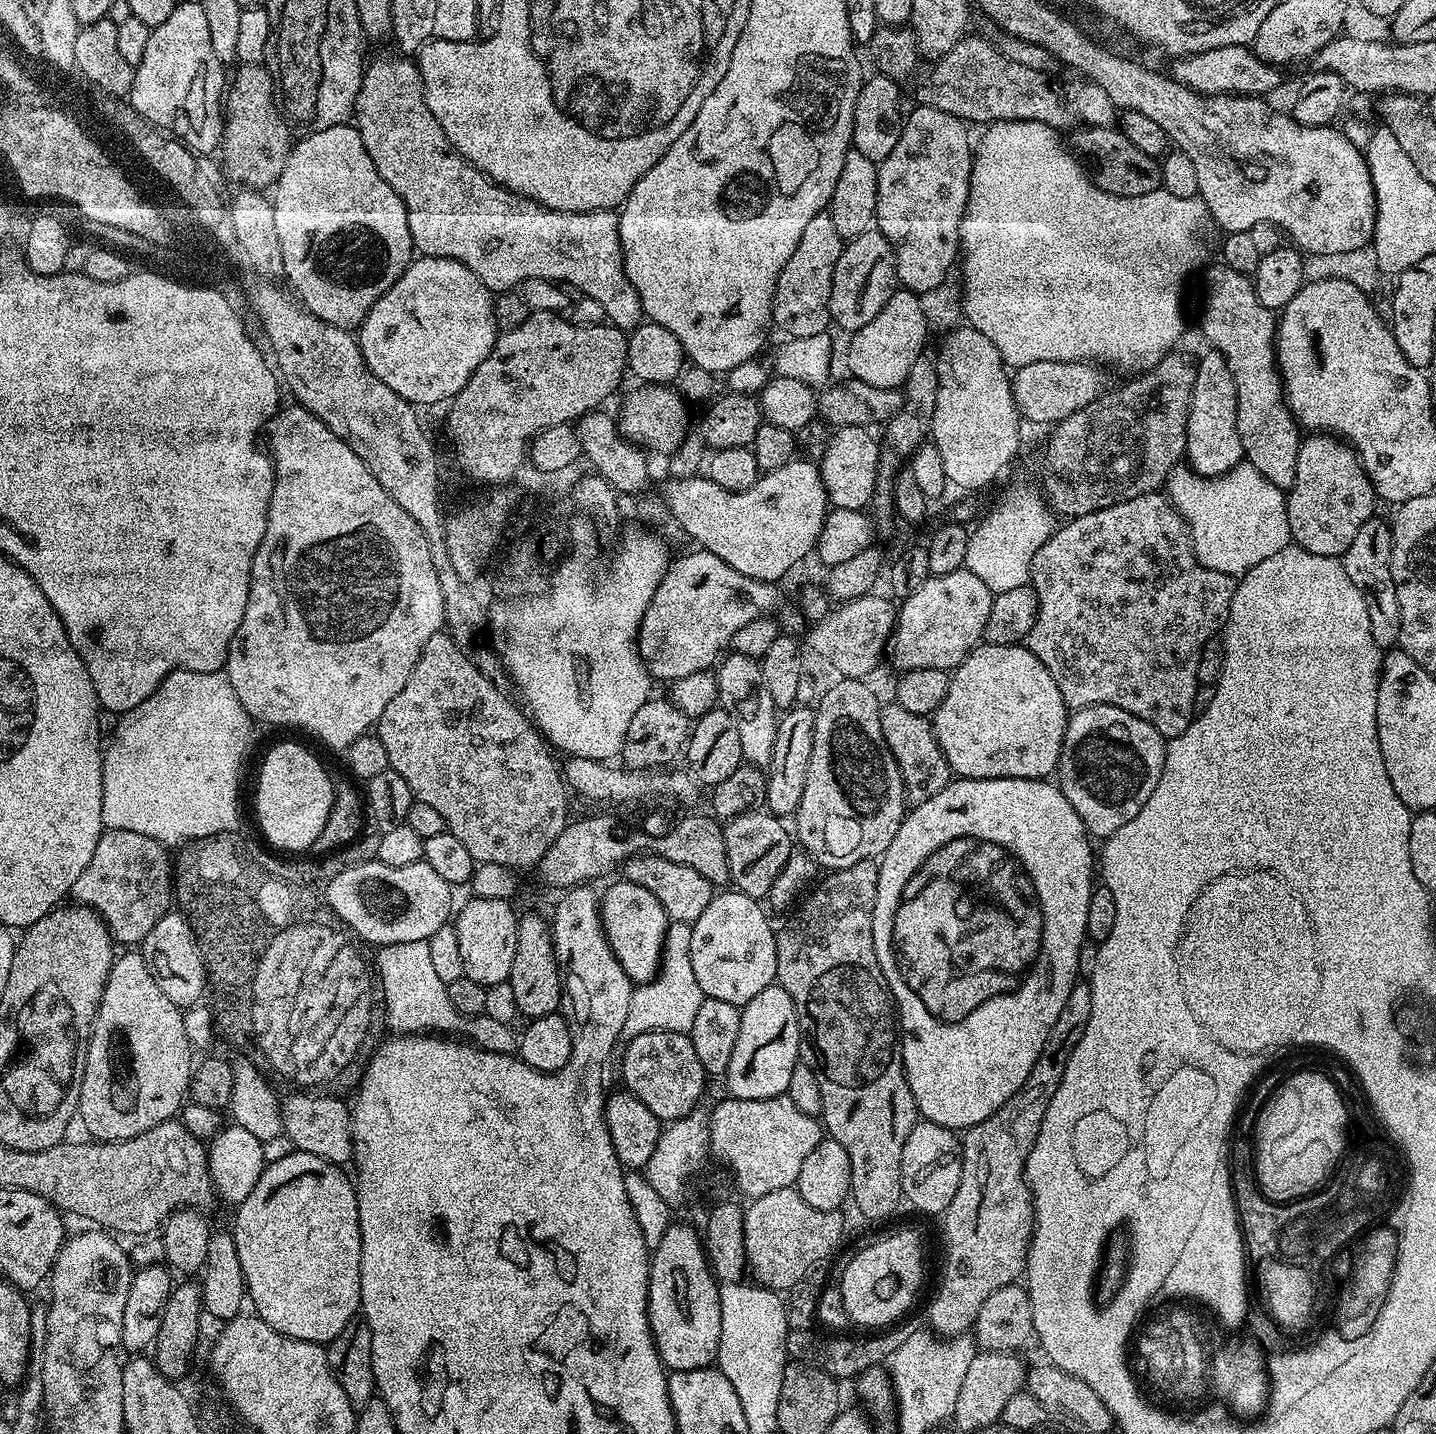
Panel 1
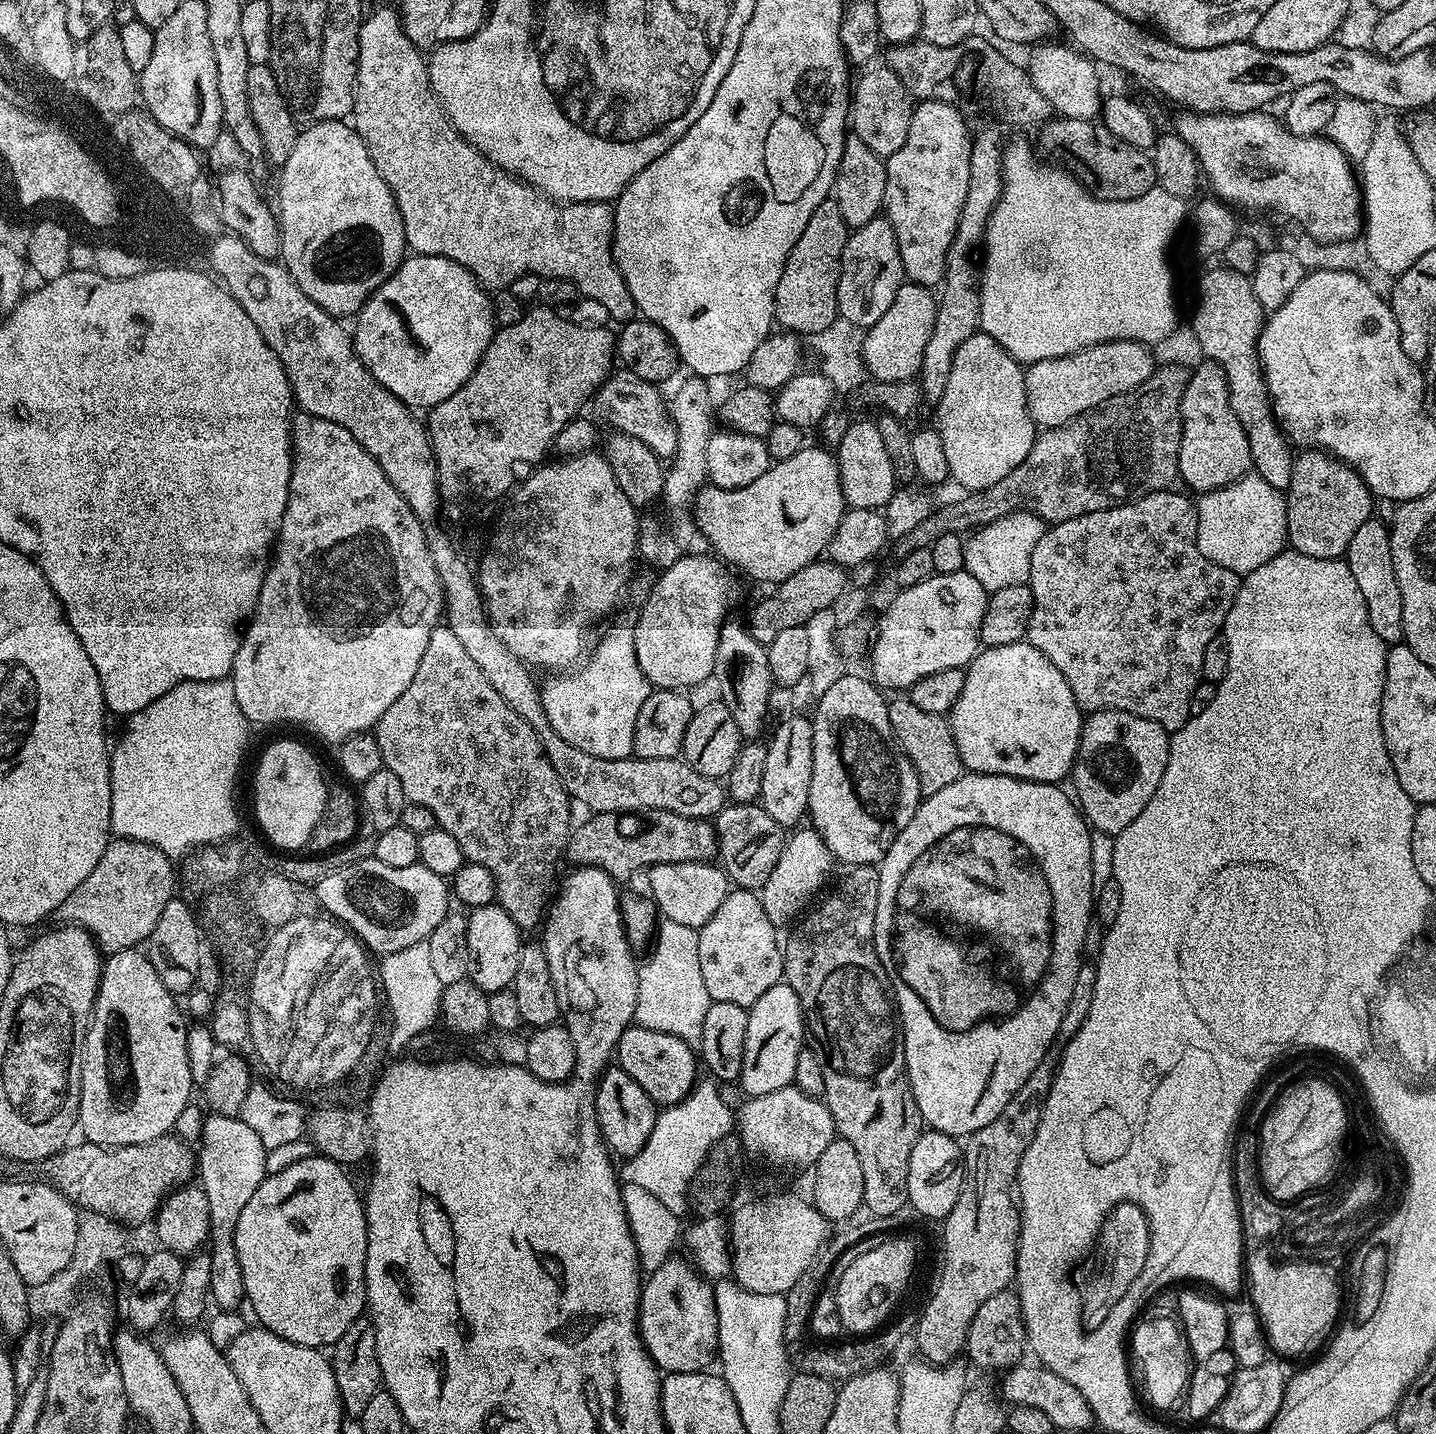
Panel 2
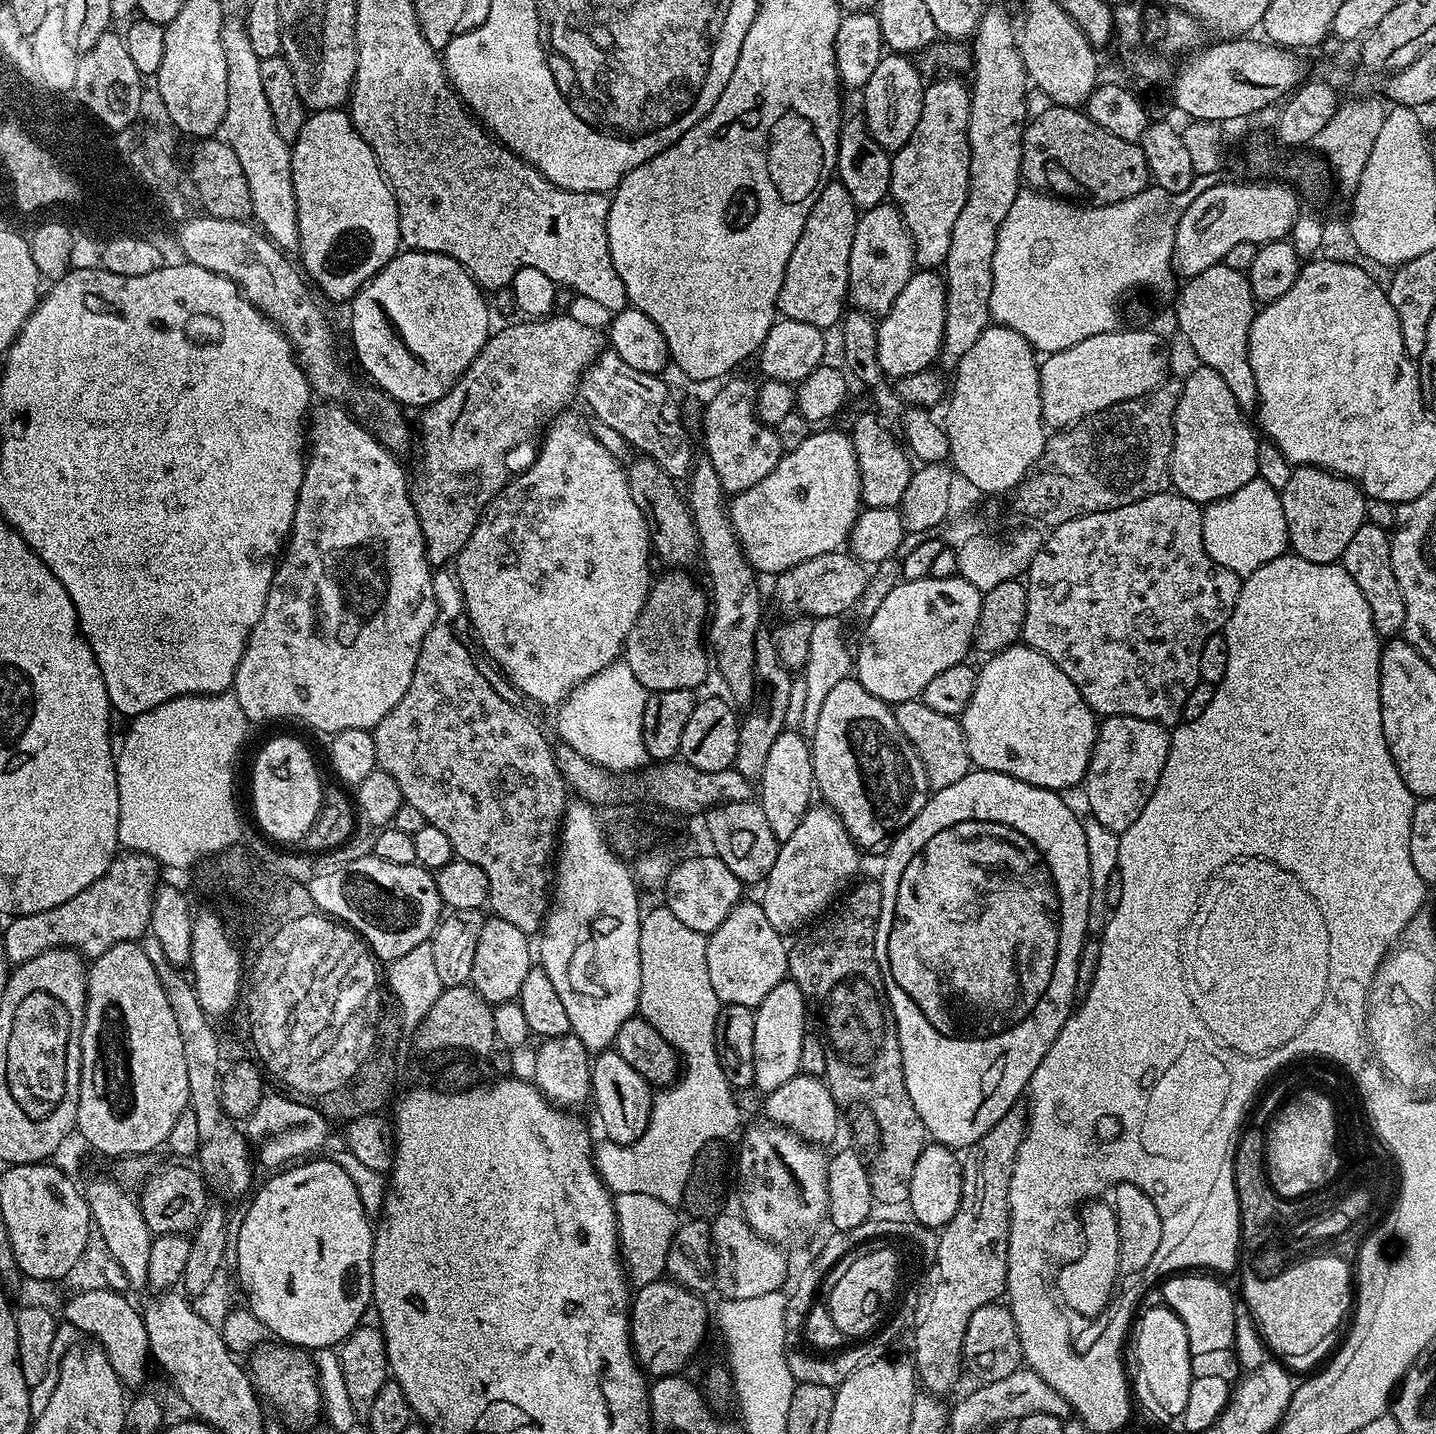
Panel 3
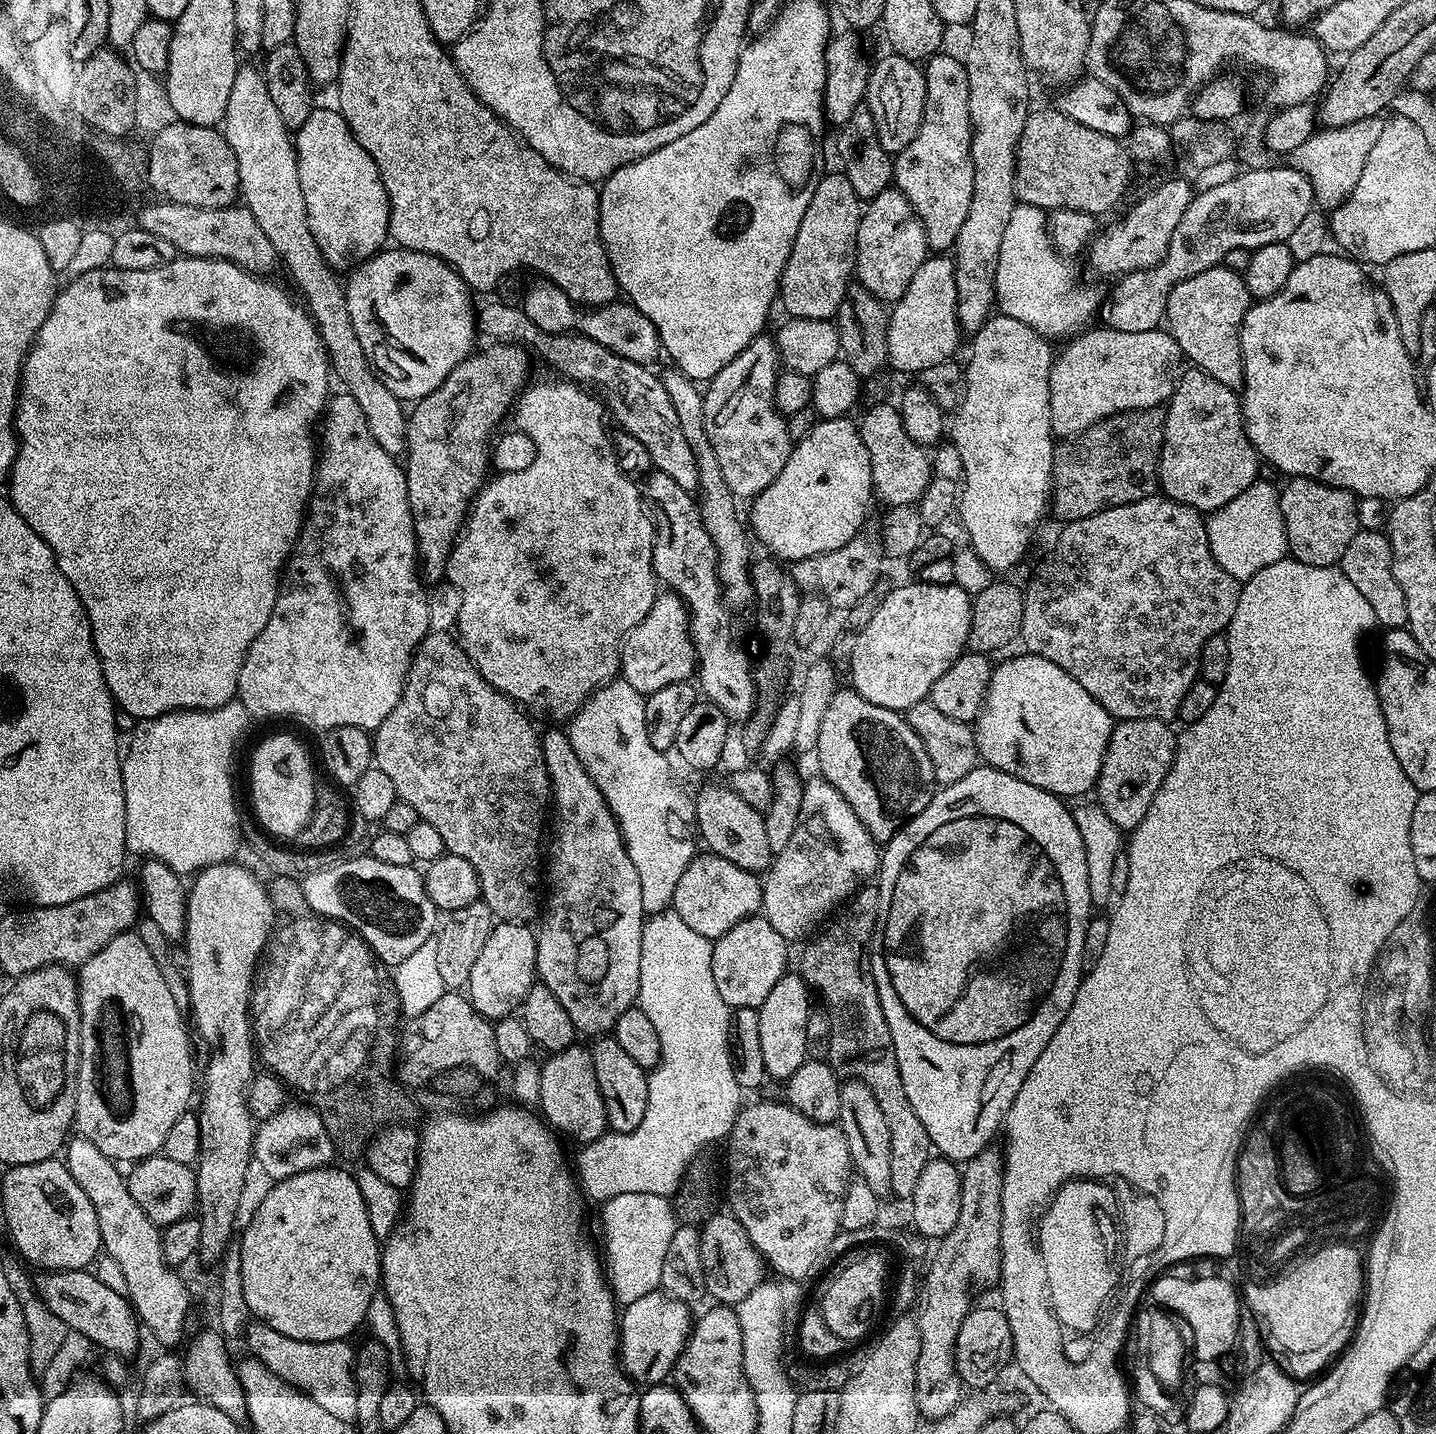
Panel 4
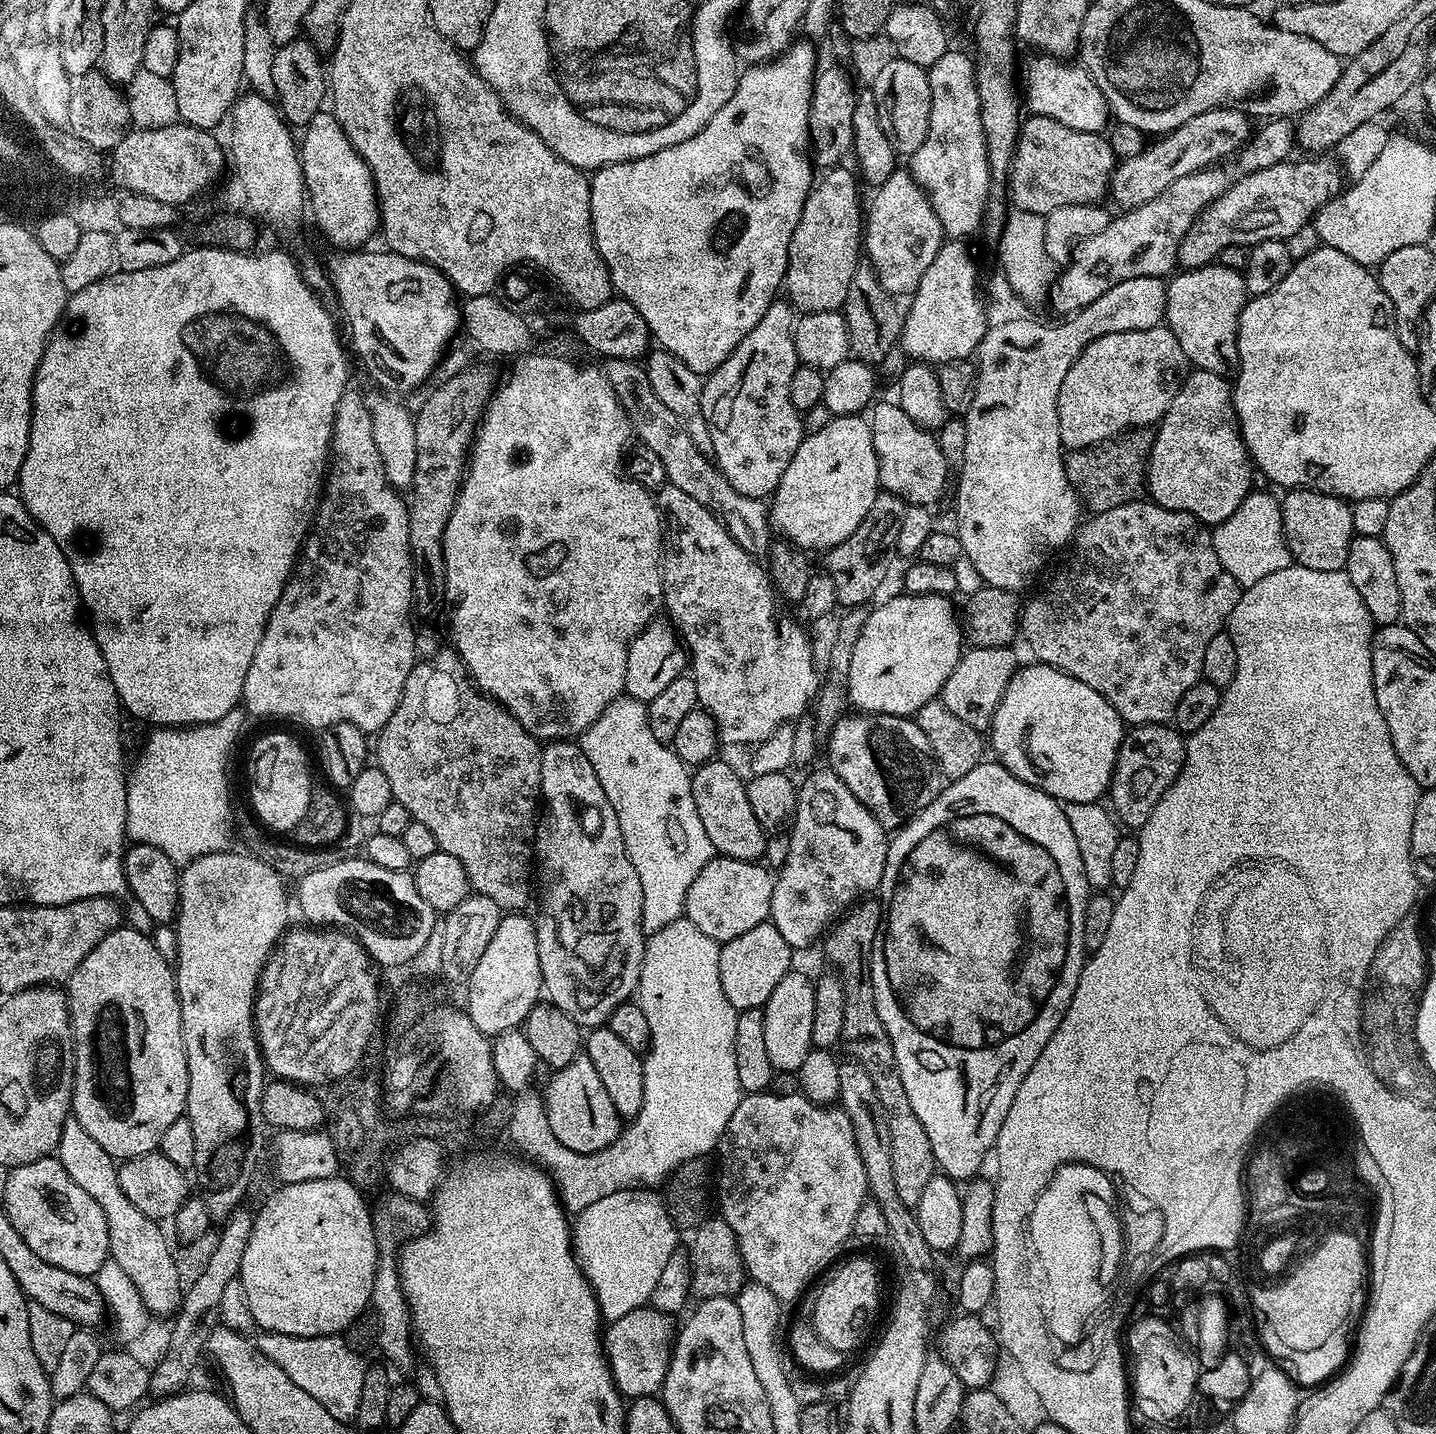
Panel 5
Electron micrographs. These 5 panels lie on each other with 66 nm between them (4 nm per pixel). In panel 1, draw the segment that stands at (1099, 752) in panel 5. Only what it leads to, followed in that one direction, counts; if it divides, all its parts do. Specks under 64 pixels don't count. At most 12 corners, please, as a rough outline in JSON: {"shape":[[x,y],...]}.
{"shape":[[981,643],[930,719],[966,780],[1057,771],[1070,709],[1026,646]]}

